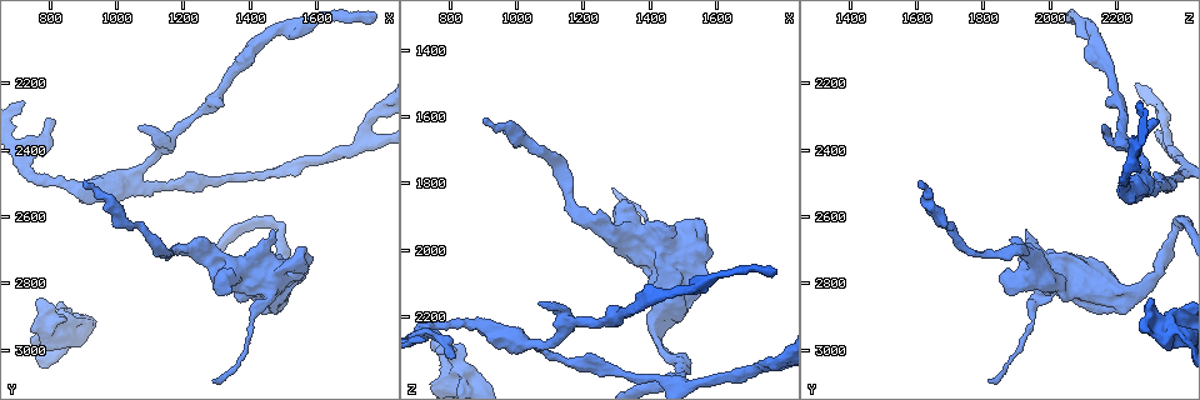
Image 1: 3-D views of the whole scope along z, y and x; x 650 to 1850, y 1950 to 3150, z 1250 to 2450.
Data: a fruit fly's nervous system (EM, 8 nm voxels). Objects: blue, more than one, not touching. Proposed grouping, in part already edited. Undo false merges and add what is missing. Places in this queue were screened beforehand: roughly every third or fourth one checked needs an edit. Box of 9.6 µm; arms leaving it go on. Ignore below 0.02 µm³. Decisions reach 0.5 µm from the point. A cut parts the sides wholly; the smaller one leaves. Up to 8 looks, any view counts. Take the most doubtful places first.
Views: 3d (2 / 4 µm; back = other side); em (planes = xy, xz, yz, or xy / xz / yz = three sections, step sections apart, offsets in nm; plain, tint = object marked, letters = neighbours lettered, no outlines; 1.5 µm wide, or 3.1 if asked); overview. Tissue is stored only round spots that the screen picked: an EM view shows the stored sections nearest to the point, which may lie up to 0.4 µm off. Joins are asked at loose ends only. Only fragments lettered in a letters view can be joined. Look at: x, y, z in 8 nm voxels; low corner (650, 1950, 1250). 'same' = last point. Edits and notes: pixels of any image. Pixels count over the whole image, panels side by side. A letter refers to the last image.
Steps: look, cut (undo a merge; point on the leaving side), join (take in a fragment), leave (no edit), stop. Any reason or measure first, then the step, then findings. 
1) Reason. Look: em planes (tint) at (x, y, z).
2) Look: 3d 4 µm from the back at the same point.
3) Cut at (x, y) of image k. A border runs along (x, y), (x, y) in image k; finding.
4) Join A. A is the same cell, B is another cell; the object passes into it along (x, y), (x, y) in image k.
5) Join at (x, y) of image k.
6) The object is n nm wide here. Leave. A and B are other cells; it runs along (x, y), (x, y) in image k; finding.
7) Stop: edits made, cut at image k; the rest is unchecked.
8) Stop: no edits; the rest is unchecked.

Branch stops here. Look: 3d 4 µm at (760, 2950, 2310).

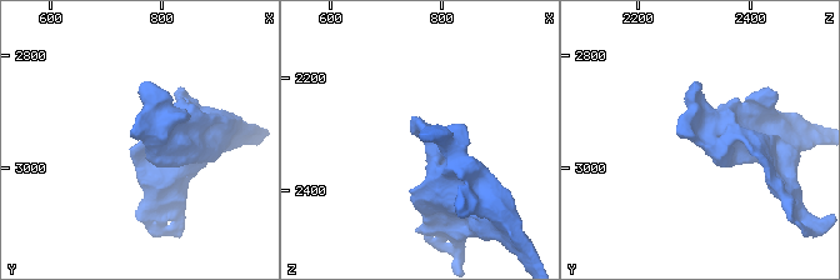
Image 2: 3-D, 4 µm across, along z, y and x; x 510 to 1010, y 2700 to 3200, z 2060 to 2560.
Shape alone is not enough. Look: em yz step 8 (letters) at (760, 2945, 2305).

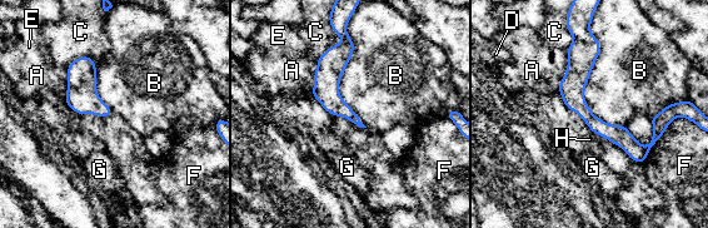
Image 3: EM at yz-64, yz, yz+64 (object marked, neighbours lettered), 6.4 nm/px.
Look: em planes (letters) at the same point.

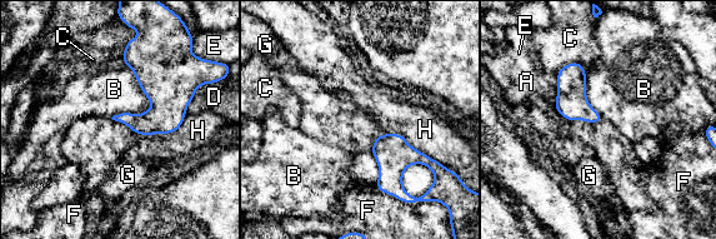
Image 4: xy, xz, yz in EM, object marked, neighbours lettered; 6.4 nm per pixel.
The longest contact is with B, 400 nm. Leave. A, B, C, D, E, F, G and H are other cells; a border runs along (121, 56), (150, 106), (110, 118) in image 4; none of them fits.

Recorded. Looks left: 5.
Thick end. Look: 3d 2 µm at (1470, 2640, 1920).

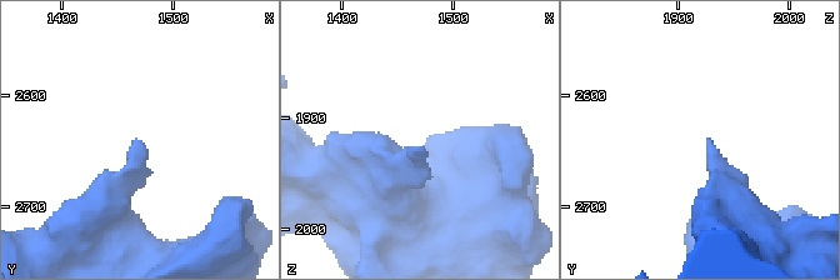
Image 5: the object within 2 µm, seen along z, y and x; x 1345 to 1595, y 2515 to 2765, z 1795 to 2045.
Look: em xy step 8 (tint) at (1470, 2642, 1926).

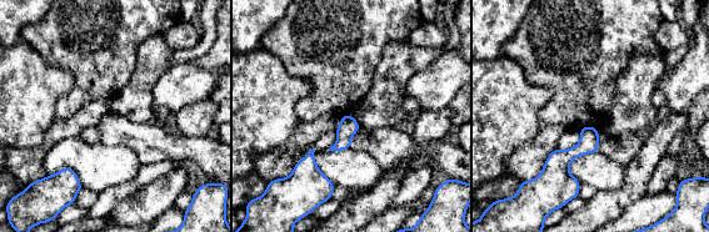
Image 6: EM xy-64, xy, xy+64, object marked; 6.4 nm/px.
Look: em planes (letters) at the same point.

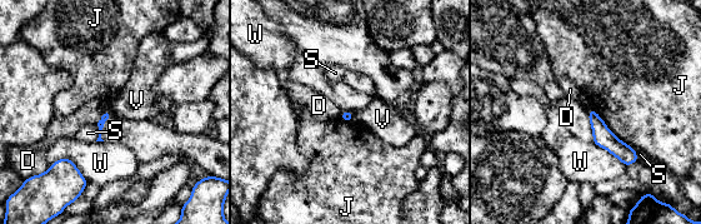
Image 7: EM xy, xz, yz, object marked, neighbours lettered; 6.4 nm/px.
Leave. D, J, S, V and W are other cells; a border runs along (352, 113), (354, 119) in image 7; no lettered fragment goes on from it.

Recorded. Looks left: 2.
Look: em xy step 8 (letters) at (1480, 2620, 2390).

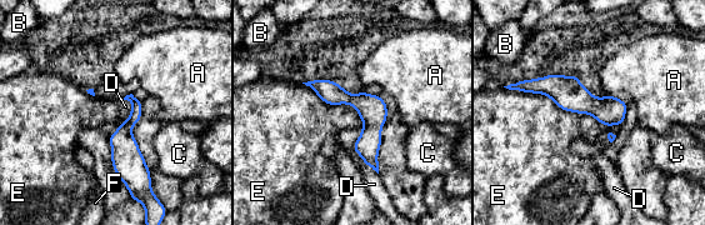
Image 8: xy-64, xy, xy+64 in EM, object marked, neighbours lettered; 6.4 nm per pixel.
The object is 160 nm wide here. Leave. A, B, C, D, E and F are other cells; it runs along (520, 85), (556, 86), (621, 116) in image 8; all the same cell.

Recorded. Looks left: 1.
Stop: no edits; the rest is unchecked.

